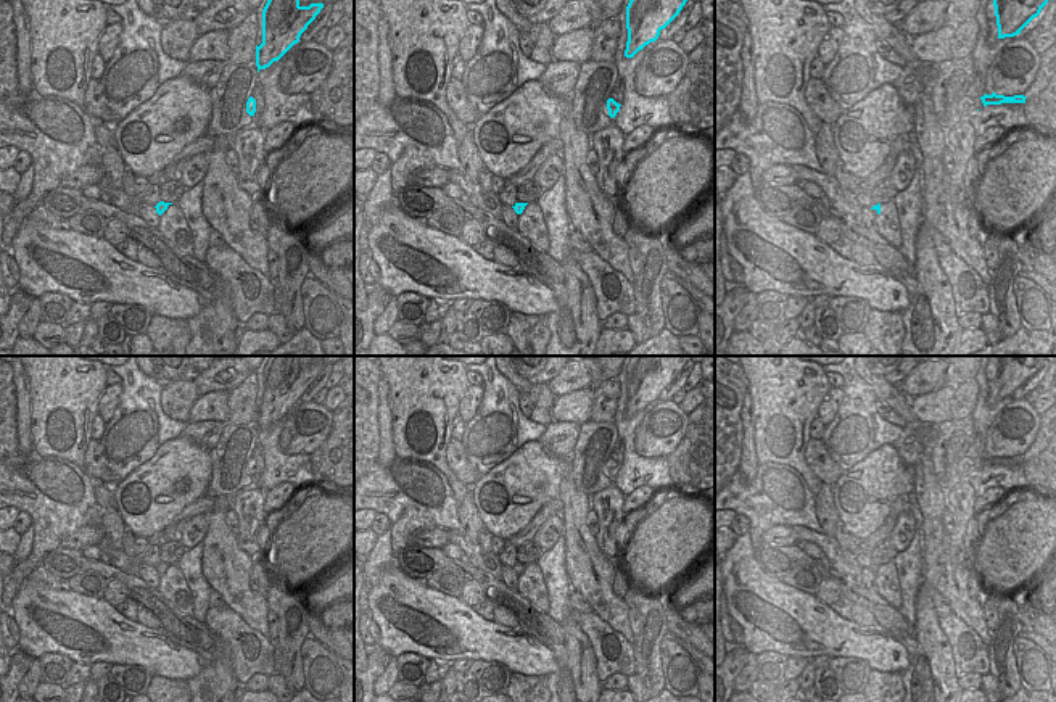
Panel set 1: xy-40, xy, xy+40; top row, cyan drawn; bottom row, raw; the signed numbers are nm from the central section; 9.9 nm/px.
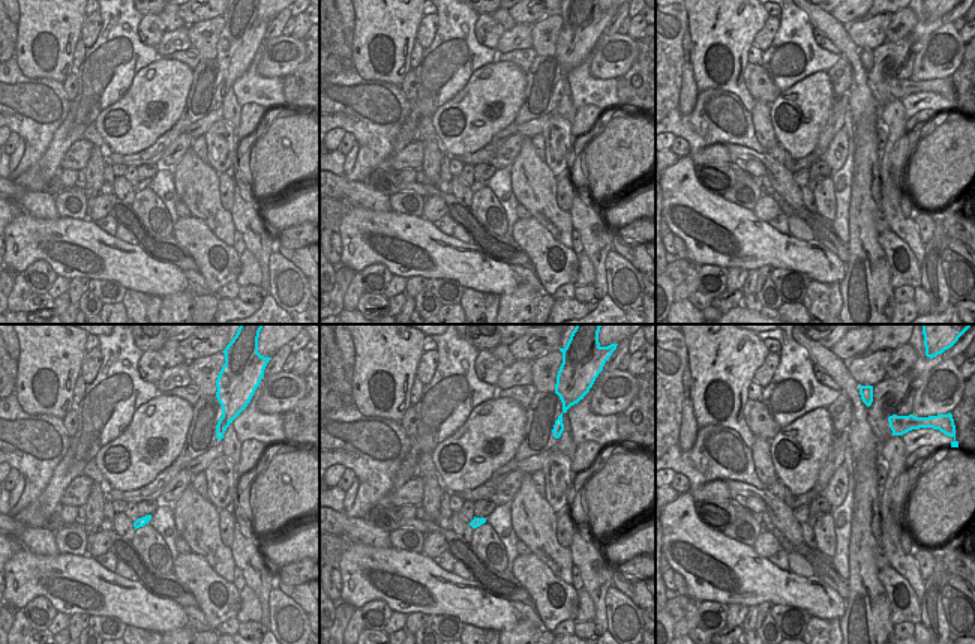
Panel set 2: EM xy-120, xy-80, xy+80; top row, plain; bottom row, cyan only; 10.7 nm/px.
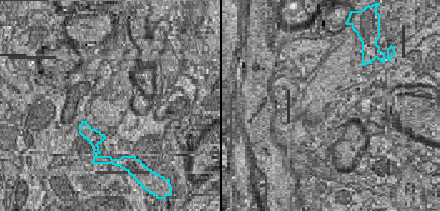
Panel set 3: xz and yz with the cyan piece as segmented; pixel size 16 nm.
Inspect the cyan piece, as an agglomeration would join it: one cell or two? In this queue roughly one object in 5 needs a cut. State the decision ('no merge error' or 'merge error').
no merge error

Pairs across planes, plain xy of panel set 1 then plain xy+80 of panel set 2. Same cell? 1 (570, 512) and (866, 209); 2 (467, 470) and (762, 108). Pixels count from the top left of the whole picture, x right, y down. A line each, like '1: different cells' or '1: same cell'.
1: different cells
2: different cells

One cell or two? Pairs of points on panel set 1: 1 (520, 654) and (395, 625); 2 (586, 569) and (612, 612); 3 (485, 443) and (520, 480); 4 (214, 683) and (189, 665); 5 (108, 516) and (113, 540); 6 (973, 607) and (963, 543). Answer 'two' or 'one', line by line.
1: one
2: one
3: two
4: two
5: one
6: two

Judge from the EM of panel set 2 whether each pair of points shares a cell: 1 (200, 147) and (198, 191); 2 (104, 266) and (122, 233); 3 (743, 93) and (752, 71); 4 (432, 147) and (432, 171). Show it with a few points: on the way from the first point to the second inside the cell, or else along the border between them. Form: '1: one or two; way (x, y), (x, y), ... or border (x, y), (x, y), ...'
1: two; border (191, 147), (207, 164)
2: two; border (114, 236), (137, 245)
3: two; border (747, 63), (744, 86), (755, 101)
4: one; way (432, 153), (432, 165)

